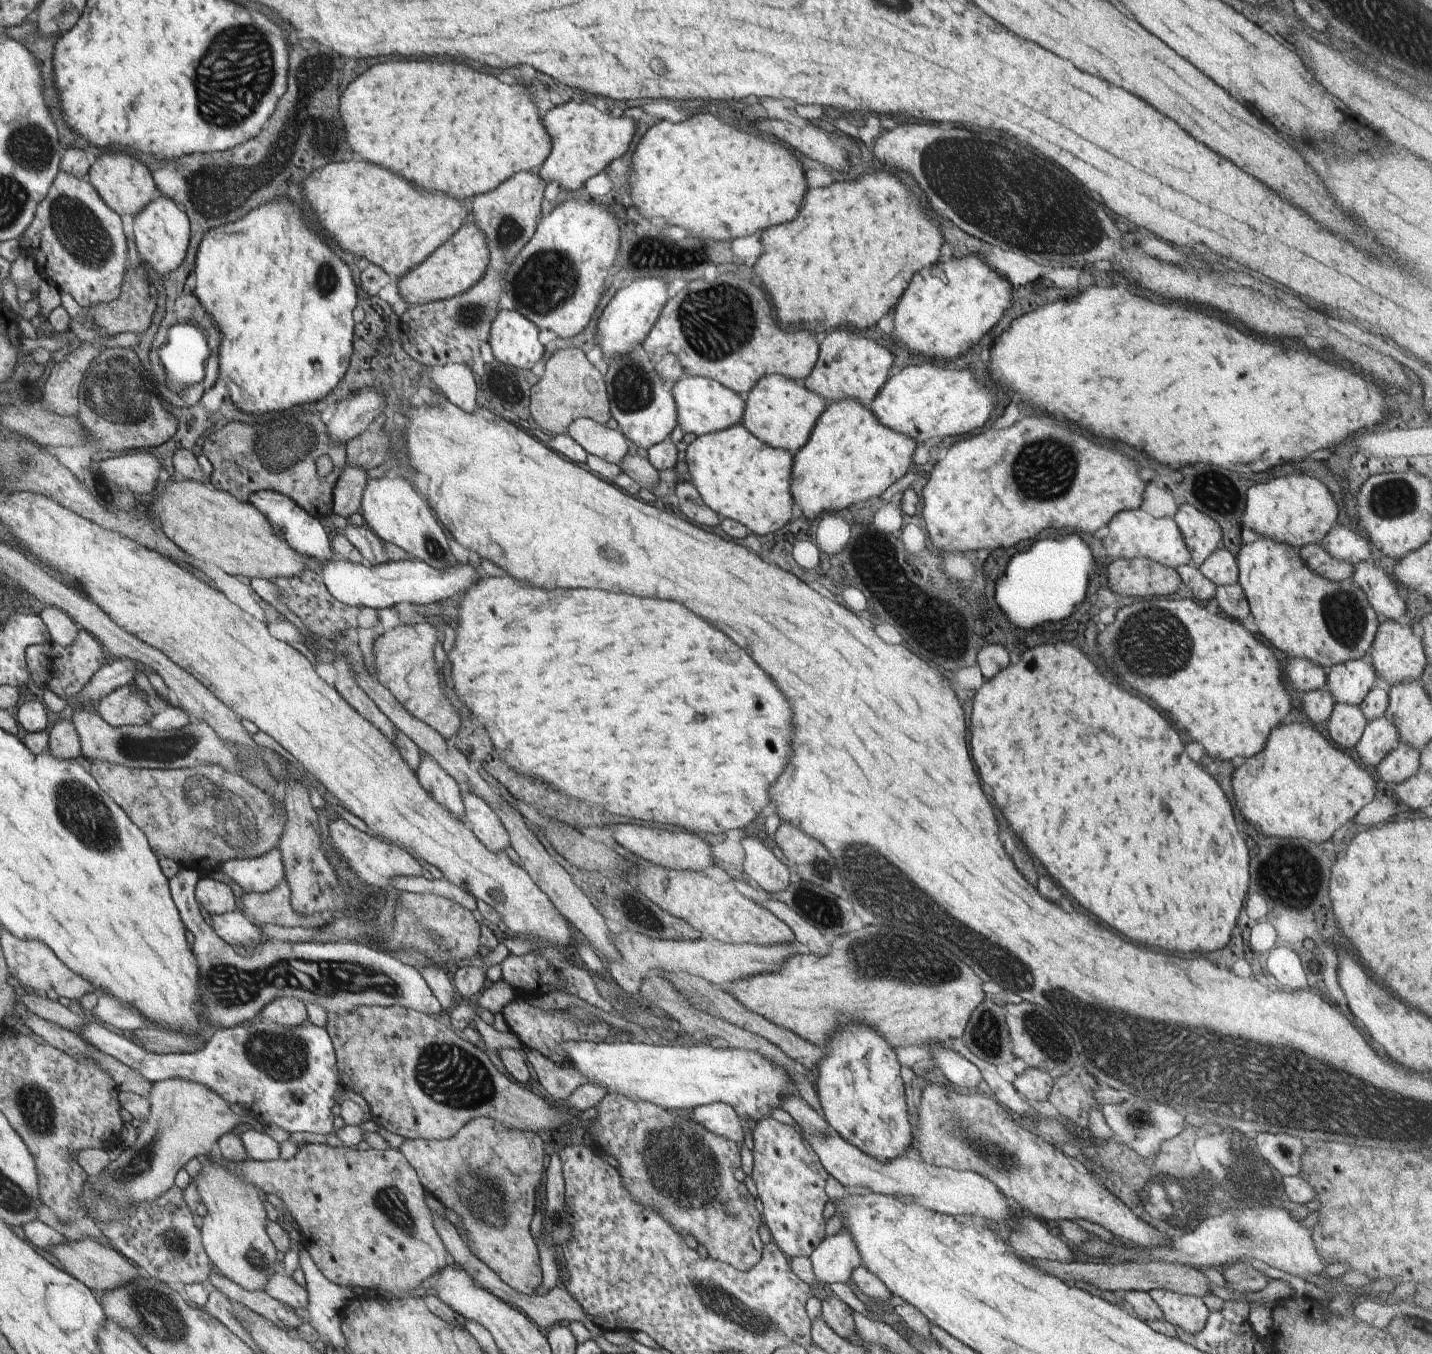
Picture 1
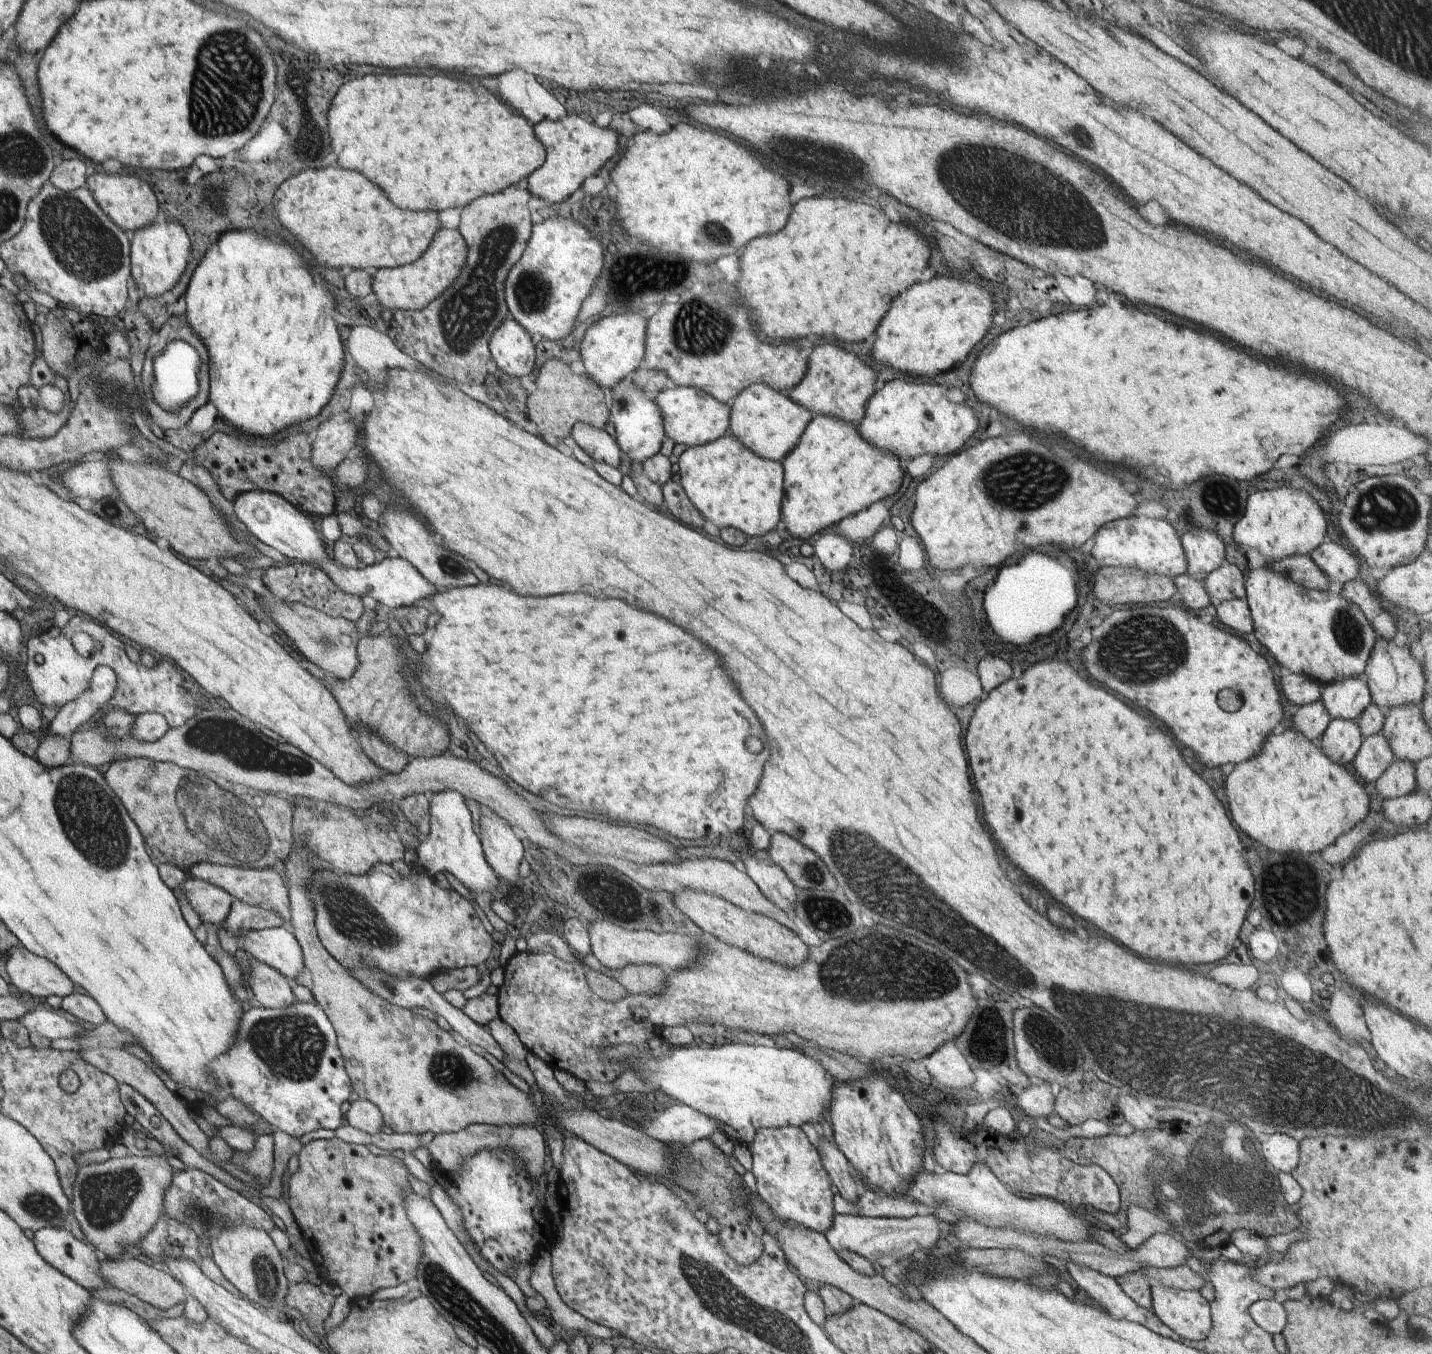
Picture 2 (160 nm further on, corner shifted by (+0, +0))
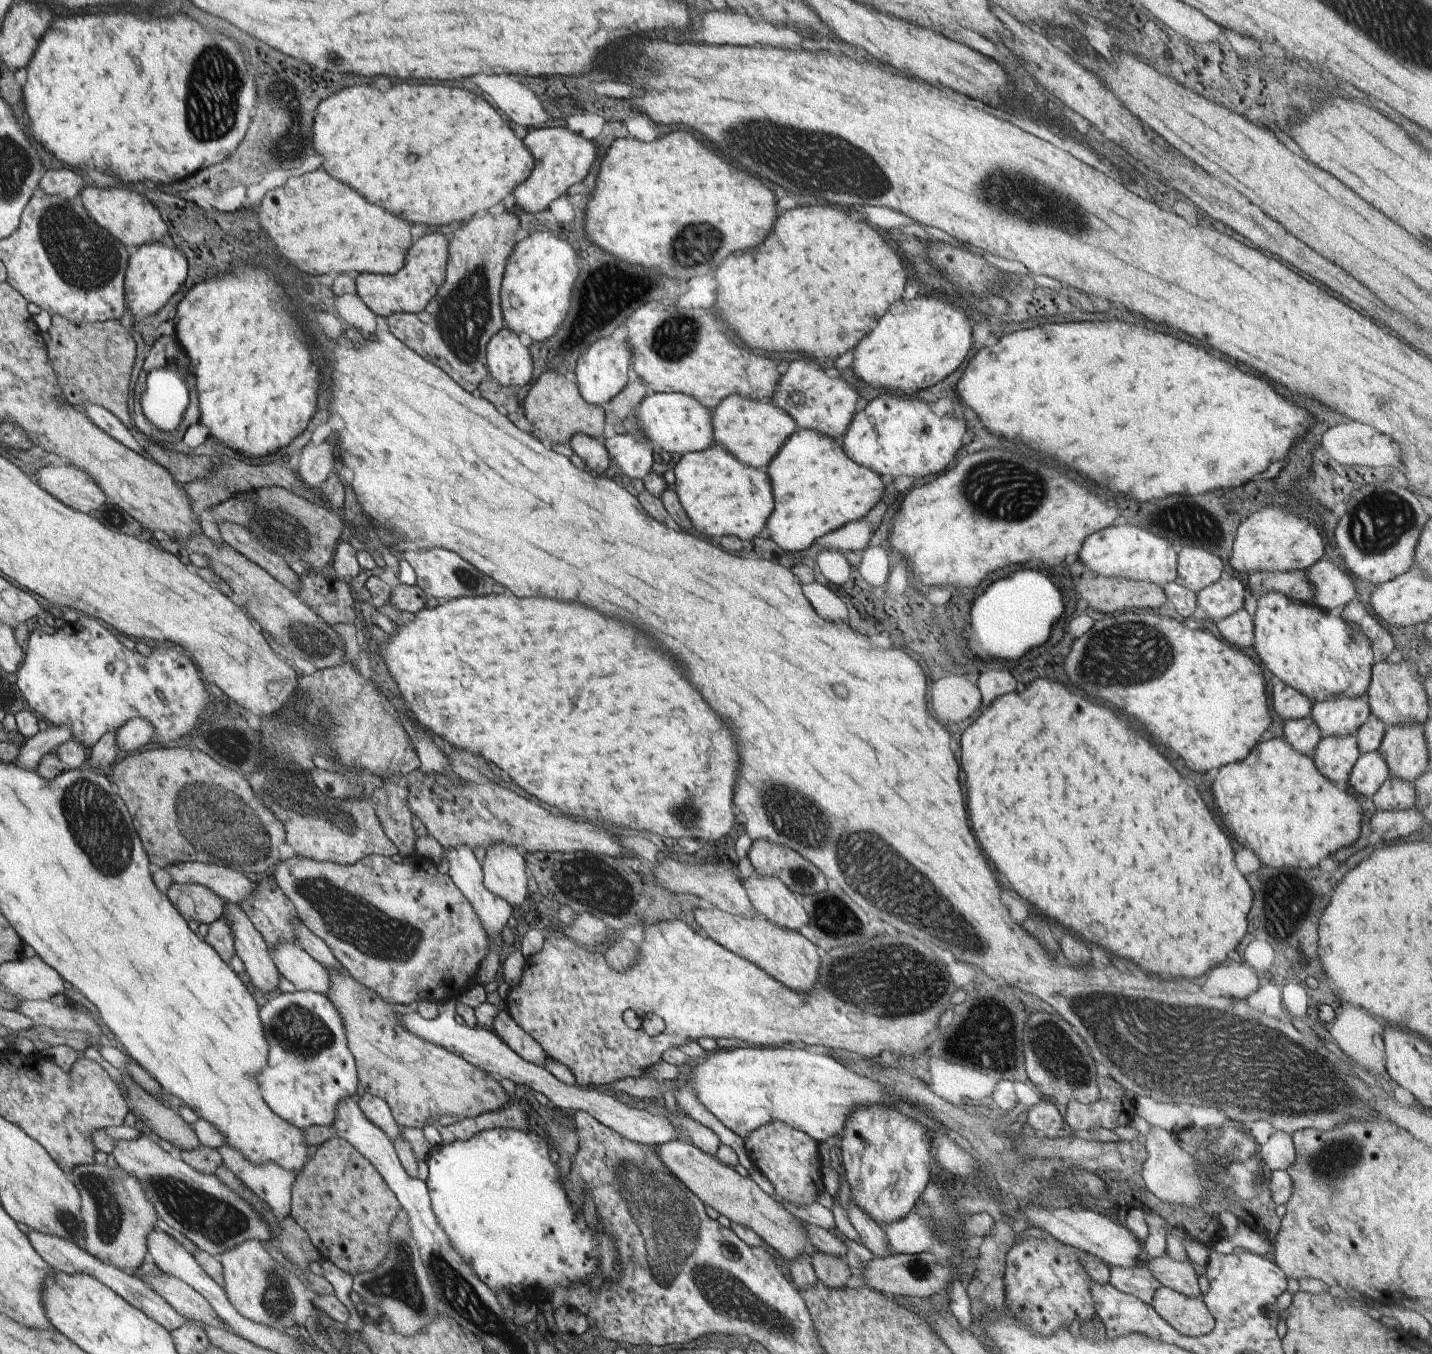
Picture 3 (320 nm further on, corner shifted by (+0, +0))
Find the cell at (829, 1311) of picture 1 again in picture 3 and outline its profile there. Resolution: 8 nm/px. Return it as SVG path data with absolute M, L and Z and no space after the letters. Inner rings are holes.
M816 1251L810 1256L818 1280L829 1287L847 1287L846 1283L853 1270L846 1258L824 1251Z

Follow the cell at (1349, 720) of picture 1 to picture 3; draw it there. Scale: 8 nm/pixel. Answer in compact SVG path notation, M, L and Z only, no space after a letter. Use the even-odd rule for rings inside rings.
M1356 733L1321 739L1312 756L1317 769L1341 788L1348 783L1354 763L1360 756Z

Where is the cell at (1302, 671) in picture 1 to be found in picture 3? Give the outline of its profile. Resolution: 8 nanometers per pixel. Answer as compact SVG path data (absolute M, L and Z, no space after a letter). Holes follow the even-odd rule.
M1273 677L1271 695L1274 710L1284 721L1310 716L1311 700L1276 677Z

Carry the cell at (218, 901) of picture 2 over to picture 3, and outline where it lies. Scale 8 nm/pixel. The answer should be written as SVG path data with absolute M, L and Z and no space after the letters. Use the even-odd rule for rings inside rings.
M174 882L166 894L180 913L188 915L188 921L194 920L198 925L219 921L227 908L227 903L218 894L200 884Z

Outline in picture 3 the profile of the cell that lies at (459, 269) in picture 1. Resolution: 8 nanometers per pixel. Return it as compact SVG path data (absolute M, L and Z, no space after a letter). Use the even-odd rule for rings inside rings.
M432 233L422 235L408 250L406 264L393 275L362 273L355 275L356 294L378 317L388 318L394 313L419 313L427 308L445 280L449 258L449 242L444 236Z

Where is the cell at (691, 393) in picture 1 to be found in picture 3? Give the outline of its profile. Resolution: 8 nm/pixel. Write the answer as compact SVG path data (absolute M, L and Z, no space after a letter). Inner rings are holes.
M650 393L639 404L635 411L635 424L643 433L643 436L654 446L657 452L663 449L668 454L680 454L680 456L706 450L714 444L713 422L711 410L700 404L694 397L684 393Z

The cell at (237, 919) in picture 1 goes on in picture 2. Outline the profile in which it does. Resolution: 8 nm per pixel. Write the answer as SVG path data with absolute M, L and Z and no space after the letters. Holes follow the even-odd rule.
M287 927L241 929L235 937L251 958L268 964L291 982L302 976L306 966L303 950Z

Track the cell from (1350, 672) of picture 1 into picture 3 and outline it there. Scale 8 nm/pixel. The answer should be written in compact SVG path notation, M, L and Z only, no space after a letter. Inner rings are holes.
M1367 692L1356 698L1316 701L1310 711L1310 716L1318 727L1322 739L1354 734L1370 715Z

